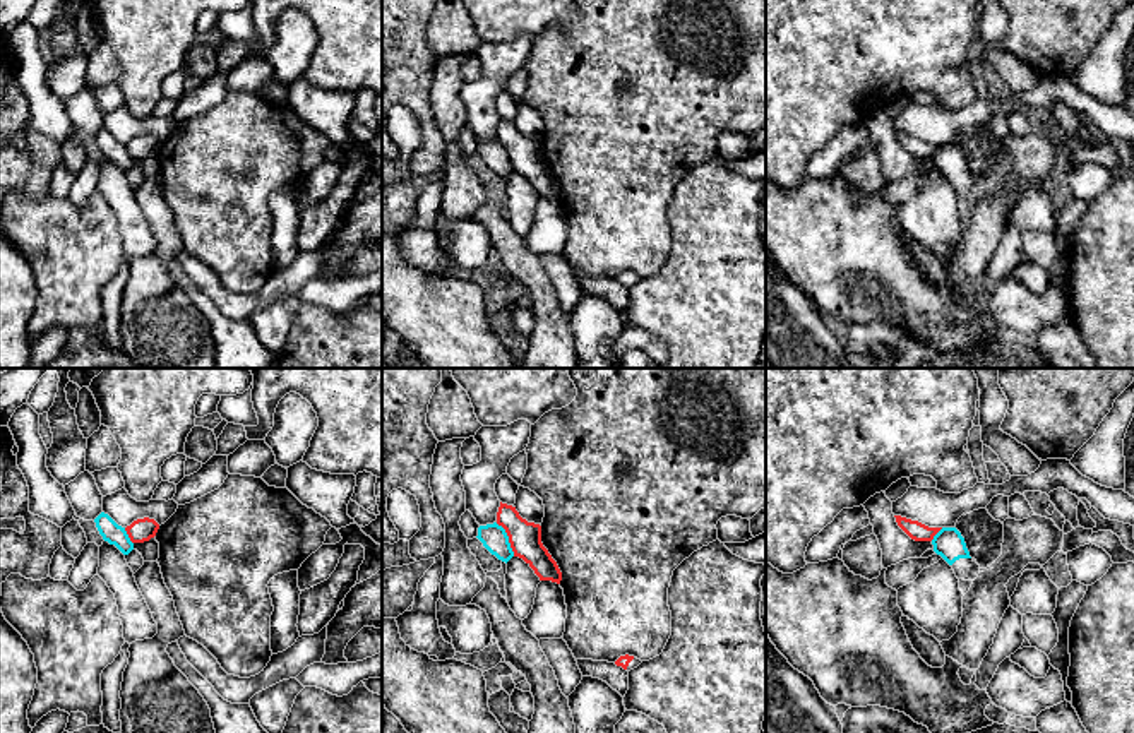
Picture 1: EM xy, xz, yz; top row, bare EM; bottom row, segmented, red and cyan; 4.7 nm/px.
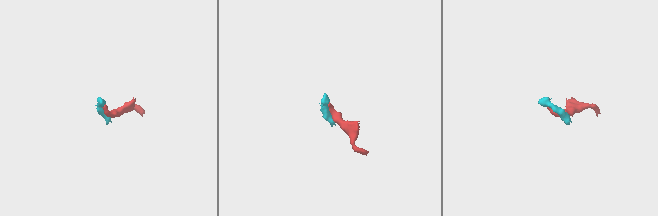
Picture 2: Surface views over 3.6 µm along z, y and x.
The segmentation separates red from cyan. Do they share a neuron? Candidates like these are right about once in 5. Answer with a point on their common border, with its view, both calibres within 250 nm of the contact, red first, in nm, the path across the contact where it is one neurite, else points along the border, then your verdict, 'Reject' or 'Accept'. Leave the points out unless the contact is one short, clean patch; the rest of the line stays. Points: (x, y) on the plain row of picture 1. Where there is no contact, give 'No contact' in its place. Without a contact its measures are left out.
Touches red at xz (509, 154). Thickness 150 nm (red) against 120 nm. Boundary: xz (495, 139), (504, 146), (514, 172). Reject

